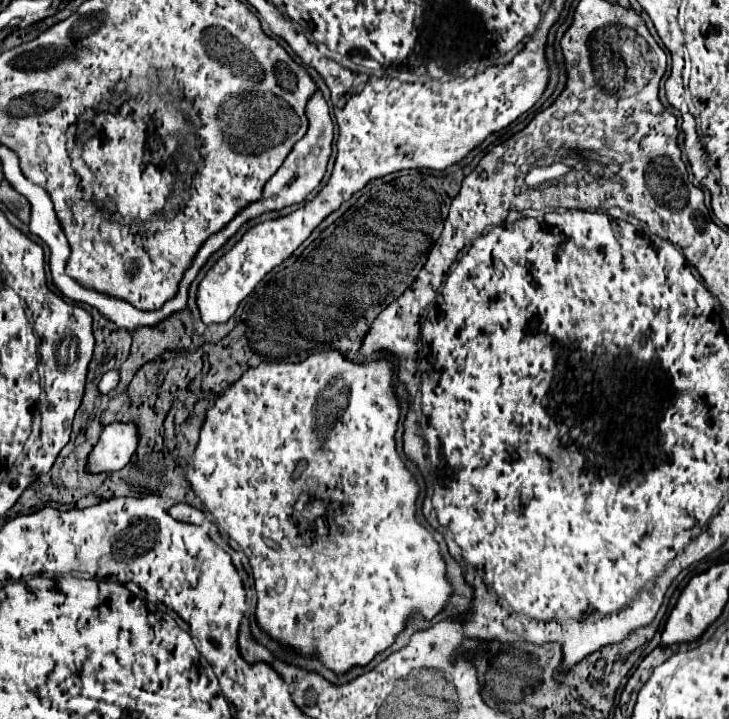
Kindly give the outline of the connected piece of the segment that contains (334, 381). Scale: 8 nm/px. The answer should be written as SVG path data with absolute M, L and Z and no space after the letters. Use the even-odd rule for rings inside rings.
M326 351L326 353L314 353L302 363L270 363L270 365L258 365L254 369L248 369L240 381L236 381L230 389L224 391L224 395L218 397L212 409L206 413L206 421L200 431L200 443L192 455L192 463L188 465L186 477L200 497L200 501L206 505L206 509L214 515L216 523L230 535L230 539L238 541L238 545L244 549L244 553L250 559L252 575L256 583L256 619L258 625L272 635L276 641L284 645L292 645L304 655L320 655L326 667L334 669L336 673L344 673L354 665L366 665L374 659L376 653L382 653L386 647L390 647L396 639L396 635L402 631L404 621L410 613L422 611L424 617L432 619L438 611L442 611L446 597L452 593L450 583L446 581L446 565L440 555L440 547L434 541L432 533L424 529L416 521L416 495L418 485L410 471L404 467L400 455L396 453L394 433L396 423L400 417L398 401L392 393L392 365L388 361L370 361L370 363L350 363L346 361L338 351ZM340 489L344 493L346 505L342 505L336 499L324 501L326 509L332 513L330 517L318 517L316 523L330 529L328 535L318 535L314 529L308 529L306 517L294 517L294 503L302 493L326 493Z

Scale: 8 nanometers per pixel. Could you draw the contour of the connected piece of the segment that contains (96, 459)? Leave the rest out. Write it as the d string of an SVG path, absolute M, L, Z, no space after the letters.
M110 423L104 425L100 441L88 457L90 473L112 473L122 469L138 447L136 423Z

